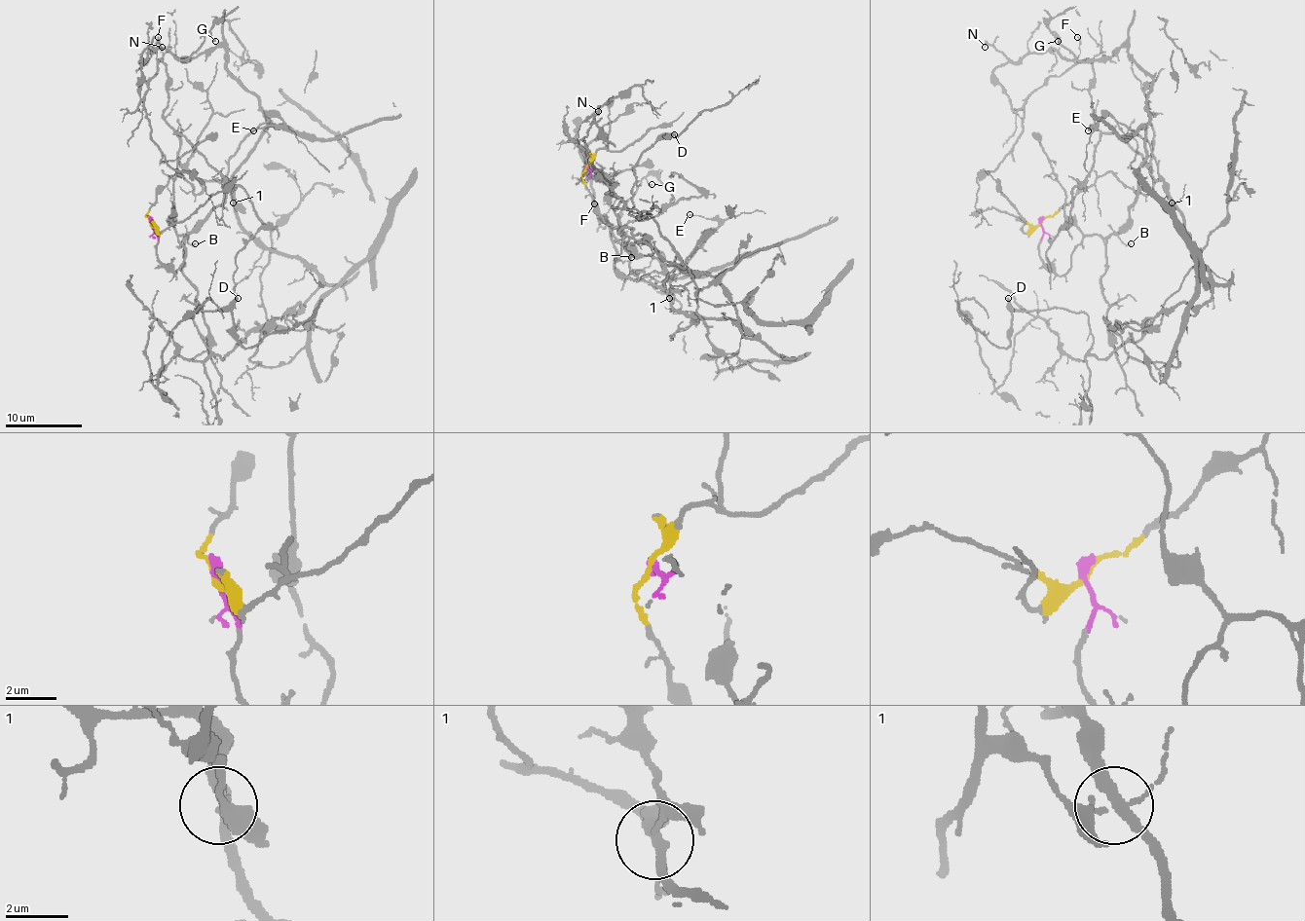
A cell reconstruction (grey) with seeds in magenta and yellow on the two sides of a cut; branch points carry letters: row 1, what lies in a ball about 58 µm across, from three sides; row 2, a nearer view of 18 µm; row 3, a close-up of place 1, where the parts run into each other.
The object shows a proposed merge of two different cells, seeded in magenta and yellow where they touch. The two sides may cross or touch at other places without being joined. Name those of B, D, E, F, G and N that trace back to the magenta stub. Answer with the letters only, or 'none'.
B, G, N

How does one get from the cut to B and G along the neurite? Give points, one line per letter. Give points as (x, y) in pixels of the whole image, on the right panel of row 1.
B: (1042, 220), (1038, 255), (1060, 276), (1071, 267), (1071, 253), (1086, 236), (1113, 234), (1131, 243)
G: (1042, 220), (1062, 276), (1127, 222), (1146, 157), (1152, 78), (1125, 47), (1079, 60), (1058, 41)

